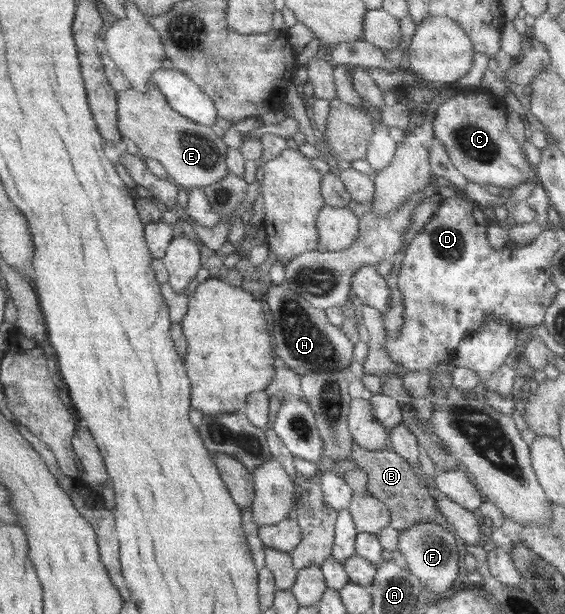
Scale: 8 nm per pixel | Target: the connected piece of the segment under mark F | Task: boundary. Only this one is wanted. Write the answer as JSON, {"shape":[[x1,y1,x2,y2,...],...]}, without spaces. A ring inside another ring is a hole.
{"shape":[[418,522,411,528,400,533,399,552,401,552,401,561,407,568,416,574,423,582,425,588,432,593,441,595,453,588,455,580,459,578,459,546,457,538,453,536,453,531,445,528,436,522]]}

